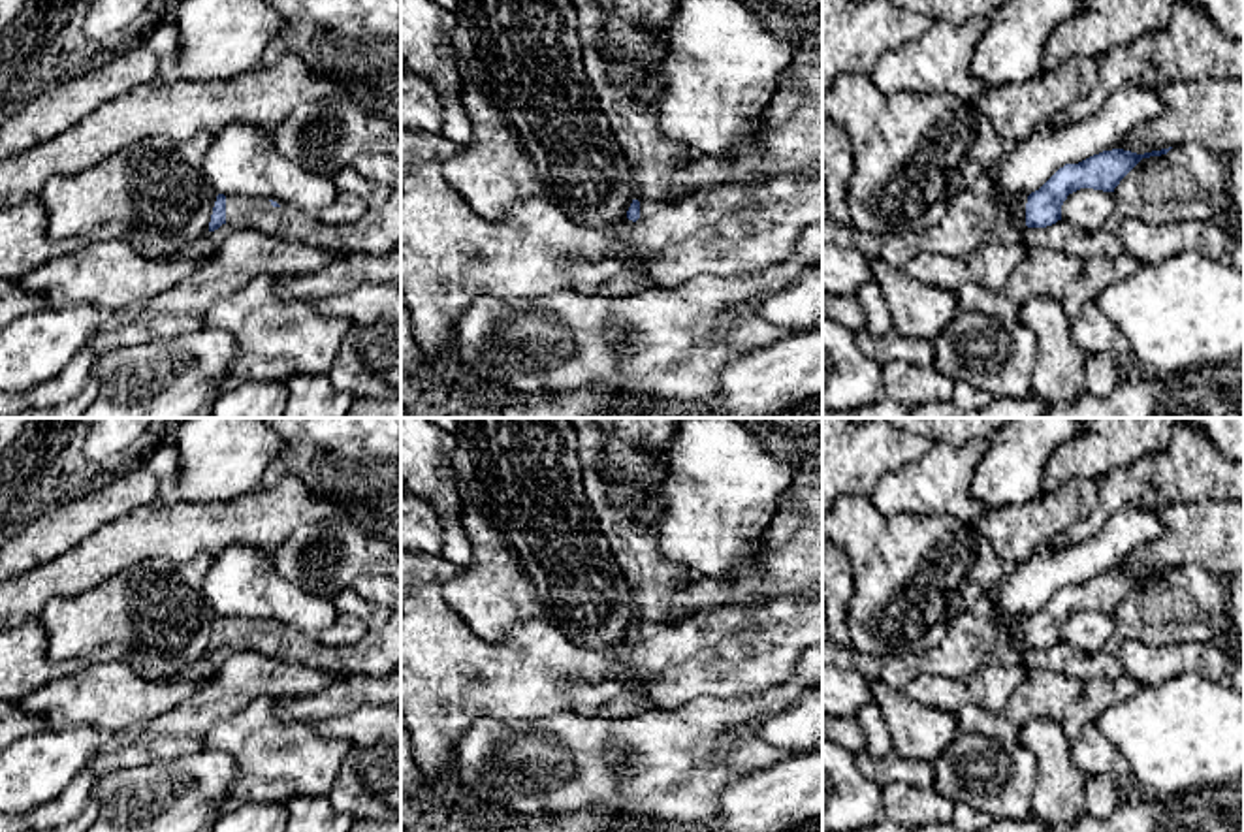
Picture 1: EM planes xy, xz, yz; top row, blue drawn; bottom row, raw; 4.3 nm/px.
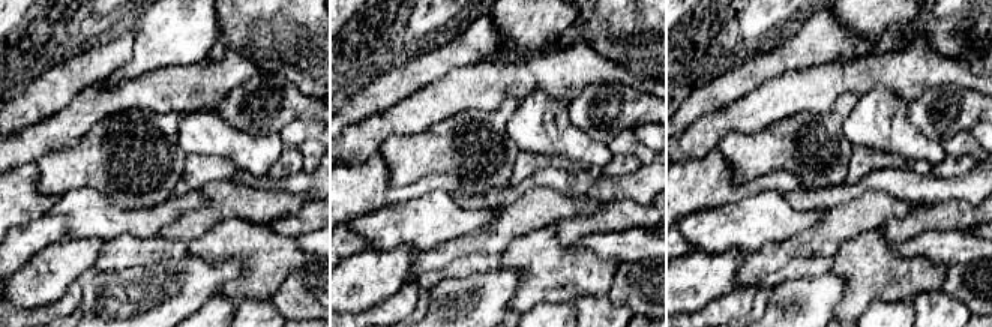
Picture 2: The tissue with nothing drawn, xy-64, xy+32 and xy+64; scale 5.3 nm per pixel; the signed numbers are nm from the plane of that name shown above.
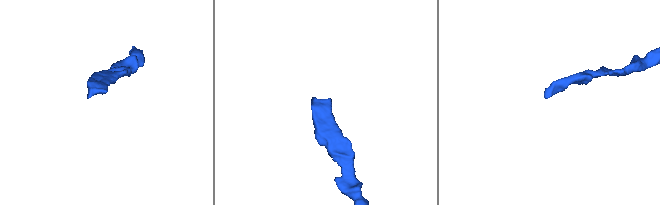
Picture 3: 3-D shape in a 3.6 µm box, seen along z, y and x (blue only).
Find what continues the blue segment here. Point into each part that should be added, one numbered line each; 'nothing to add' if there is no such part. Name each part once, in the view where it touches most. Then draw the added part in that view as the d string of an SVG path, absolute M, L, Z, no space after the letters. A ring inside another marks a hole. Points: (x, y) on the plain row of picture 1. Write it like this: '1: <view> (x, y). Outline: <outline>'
1: xy (238, 627). Outline: M241 616L226 617L226 646L237 644L247 636L267 634L273 629L267 619L247 619Z

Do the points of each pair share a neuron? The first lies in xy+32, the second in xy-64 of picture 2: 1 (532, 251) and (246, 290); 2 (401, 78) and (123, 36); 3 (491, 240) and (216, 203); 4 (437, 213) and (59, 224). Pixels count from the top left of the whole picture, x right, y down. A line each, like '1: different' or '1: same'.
1: same
2: same
3: same
4: different

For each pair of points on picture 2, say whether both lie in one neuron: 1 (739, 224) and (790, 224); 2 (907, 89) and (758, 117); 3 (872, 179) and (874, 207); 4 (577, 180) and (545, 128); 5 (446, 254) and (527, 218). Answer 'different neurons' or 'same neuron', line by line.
1: same neuron
2: same neuron
3: different neurons
4: different neurons
5: same neuron

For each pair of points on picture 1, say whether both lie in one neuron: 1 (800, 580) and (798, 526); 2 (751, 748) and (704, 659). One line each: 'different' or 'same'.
1: same
2: different

